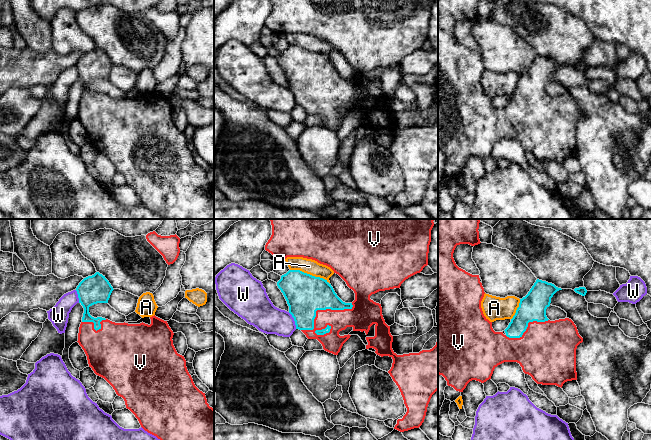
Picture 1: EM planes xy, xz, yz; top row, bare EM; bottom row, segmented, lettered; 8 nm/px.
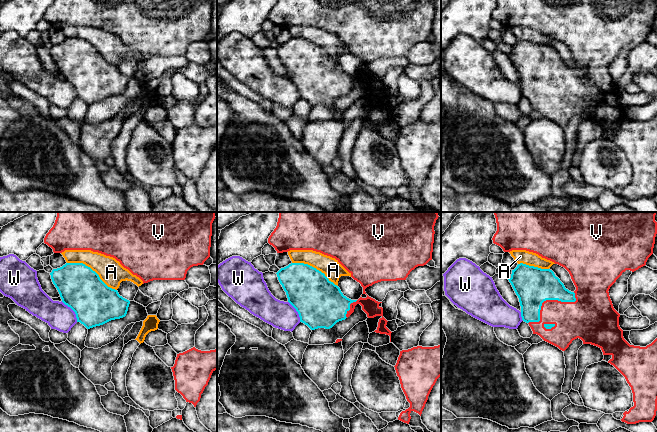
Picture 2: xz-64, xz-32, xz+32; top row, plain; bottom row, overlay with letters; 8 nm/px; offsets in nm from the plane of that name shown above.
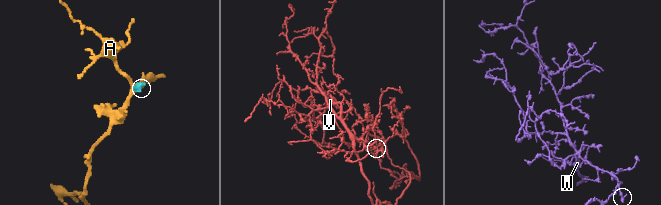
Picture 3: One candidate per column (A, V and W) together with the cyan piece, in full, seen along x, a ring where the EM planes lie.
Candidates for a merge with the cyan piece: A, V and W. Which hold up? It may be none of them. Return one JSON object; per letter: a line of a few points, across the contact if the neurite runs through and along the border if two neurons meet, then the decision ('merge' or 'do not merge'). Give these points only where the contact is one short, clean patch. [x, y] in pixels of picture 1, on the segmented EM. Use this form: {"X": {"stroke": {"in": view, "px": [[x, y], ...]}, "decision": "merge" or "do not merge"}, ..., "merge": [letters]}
{"A": {"decision": "do not merge"}, "V": {"decision": "merge"}, "W": {"decision": "do not merge"}, "merge": ["V"]}

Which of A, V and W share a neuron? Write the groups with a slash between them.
A / V / W

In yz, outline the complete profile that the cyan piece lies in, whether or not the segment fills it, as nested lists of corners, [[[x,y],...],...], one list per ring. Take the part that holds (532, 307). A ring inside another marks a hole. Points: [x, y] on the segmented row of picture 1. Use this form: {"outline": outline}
{"outline": [[[438,219],[438,374],[442,375],[445,378],[448,386],[453,387],[456,391],[459,392],[463,392],[467,384],[472,380],[484,383],[487,380],[491,379],[494,369],[504,362],[519,363],[522,367],[523,372],[530,375],[537,384],[556,385],[562,388],[565,382],[577,380],[576,349],[577,346],[583,342],[583,338],[579,335],[577,327],[571,319],[565,318],[550,321],[546,316],[546,309],[550,306],[551,298],[557,291],[562,290],[561,288],[556,287],[552,283],[537,279],[528,294],[520,299],[519,307],[517,308],[515,315],[511,319],[508,327],[504,330],[506,333],[505,335],[503,334],[503,332],[495,332],[492,328],[492,322],[490,322],[484,316],[481,308],[481,301],[484,297],[485,292],[482,283],[480,282],[479,275],[472,275],[459,268],[453,258],[453,253],[457,245],[469,244],[471,246],[475,246],[481,243],[478,231],[479,223],[479,219]]]}

